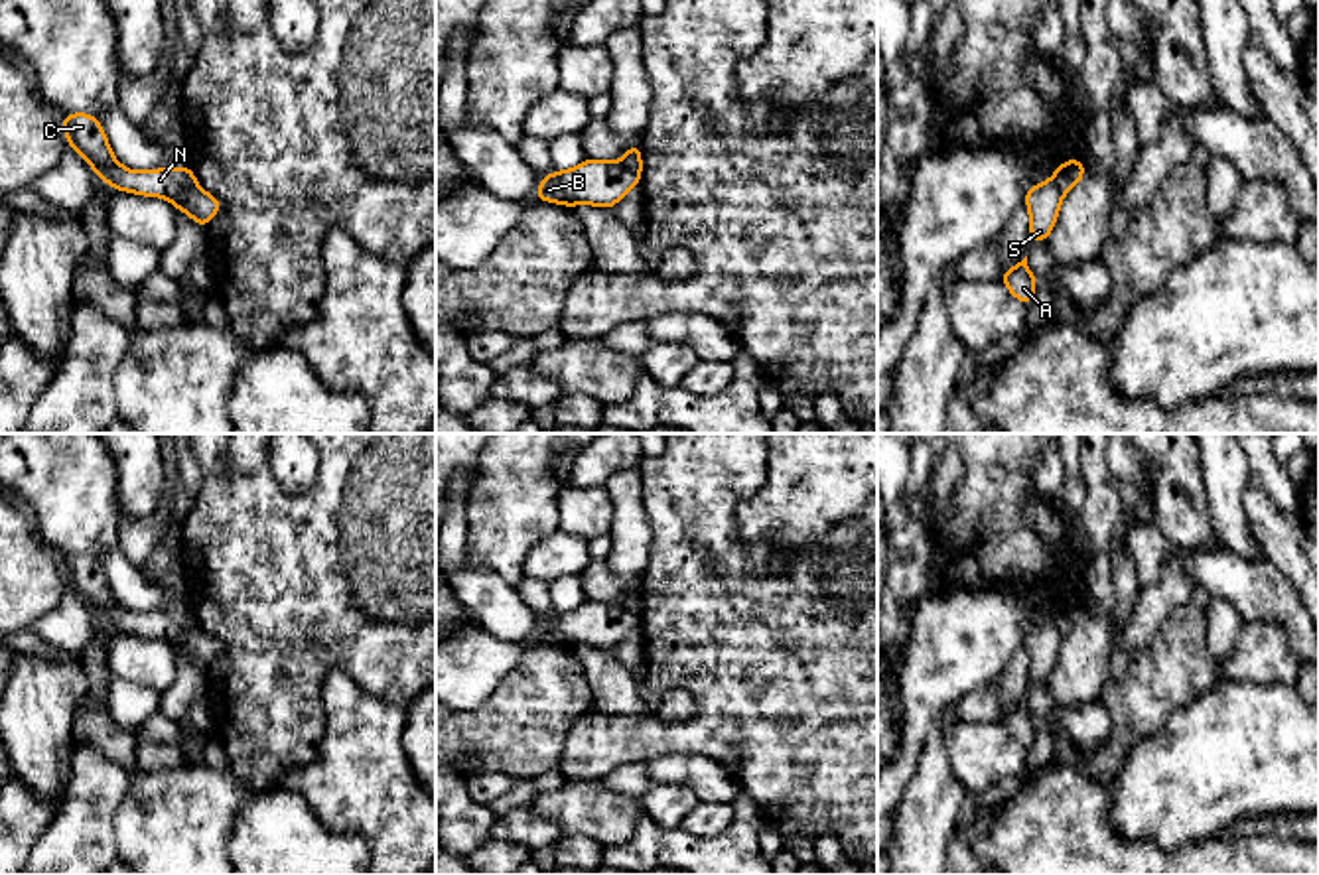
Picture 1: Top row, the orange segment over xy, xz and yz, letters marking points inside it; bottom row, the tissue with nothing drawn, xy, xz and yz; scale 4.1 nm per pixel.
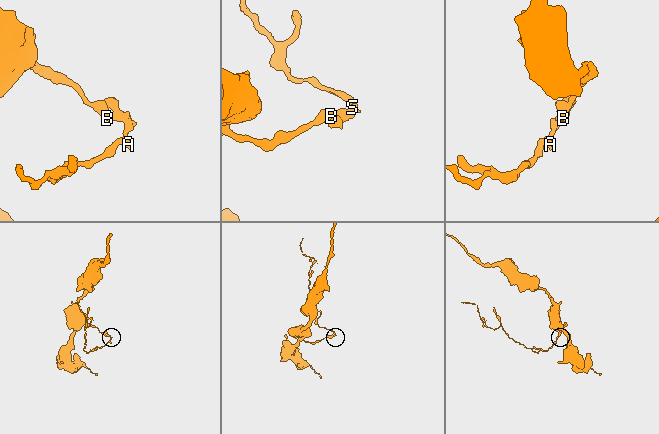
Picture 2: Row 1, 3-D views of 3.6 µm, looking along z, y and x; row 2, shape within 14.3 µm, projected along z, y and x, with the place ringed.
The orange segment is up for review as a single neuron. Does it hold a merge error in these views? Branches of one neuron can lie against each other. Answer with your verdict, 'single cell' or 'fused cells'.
fused cells

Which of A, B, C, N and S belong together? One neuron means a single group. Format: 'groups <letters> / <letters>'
groups A S / B C N

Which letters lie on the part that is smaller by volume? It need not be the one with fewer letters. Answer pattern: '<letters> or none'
A, S

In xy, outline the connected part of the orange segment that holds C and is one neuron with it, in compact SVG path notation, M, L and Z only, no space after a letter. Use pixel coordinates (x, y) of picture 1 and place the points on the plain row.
M87 554L63 556L61 564L69 589L77 591L110 631L146 639L164 639L175 646L185 633L197 627L189 605L150 613L132 613L120 607L112 597L108 579L99 560Z

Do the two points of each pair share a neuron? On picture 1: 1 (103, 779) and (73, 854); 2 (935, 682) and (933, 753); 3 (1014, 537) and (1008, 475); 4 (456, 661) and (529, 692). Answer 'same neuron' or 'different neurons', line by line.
1: same neuron
2: different neurons
3: same neuron
4: different neurons

